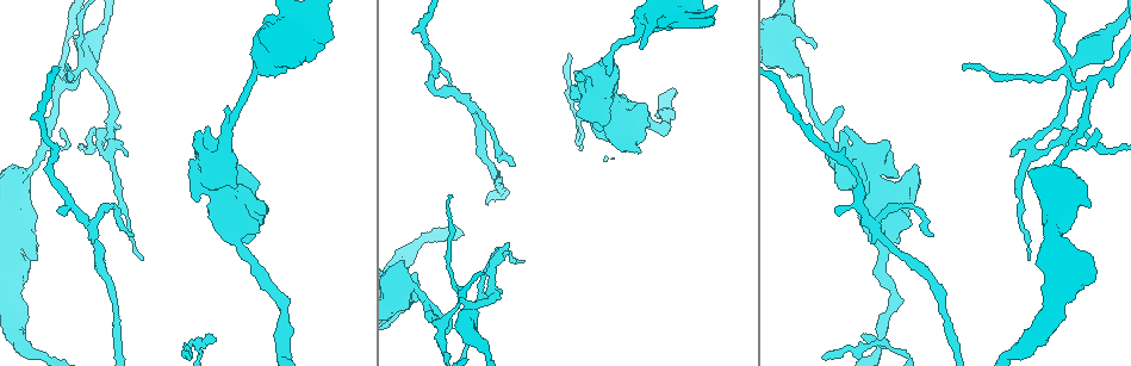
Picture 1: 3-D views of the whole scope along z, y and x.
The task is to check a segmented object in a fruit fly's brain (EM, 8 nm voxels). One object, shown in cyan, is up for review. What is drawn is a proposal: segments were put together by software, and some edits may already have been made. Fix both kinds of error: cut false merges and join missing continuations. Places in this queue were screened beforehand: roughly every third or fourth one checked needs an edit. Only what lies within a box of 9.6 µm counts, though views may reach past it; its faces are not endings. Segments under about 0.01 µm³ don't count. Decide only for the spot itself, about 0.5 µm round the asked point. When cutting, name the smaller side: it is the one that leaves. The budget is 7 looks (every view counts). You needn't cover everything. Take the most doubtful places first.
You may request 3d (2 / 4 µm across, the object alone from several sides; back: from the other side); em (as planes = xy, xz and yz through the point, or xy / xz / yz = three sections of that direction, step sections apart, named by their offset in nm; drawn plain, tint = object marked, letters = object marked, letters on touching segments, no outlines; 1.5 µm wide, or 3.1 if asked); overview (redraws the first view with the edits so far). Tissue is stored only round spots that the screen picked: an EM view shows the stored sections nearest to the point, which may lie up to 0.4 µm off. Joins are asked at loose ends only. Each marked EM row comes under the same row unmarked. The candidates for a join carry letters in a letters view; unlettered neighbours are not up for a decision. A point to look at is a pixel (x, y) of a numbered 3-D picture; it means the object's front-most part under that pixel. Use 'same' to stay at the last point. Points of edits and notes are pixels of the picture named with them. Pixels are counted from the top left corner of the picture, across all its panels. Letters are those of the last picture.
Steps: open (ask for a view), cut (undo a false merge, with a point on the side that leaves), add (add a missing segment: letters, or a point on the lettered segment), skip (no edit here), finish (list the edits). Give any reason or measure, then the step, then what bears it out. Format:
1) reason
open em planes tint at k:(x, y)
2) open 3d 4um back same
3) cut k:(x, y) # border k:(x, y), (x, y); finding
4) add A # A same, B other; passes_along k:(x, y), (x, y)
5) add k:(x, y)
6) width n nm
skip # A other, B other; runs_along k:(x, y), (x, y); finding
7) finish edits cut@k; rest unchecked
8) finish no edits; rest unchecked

four or more arms meet
open 3d 4um at 1:(1065, 69)

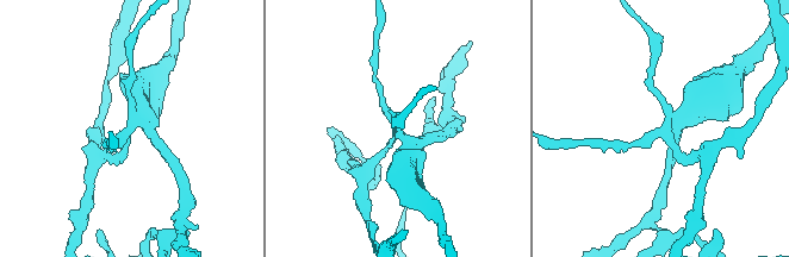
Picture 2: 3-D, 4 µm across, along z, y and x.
need the tissue
open em planes letters at 2:(130, 134)

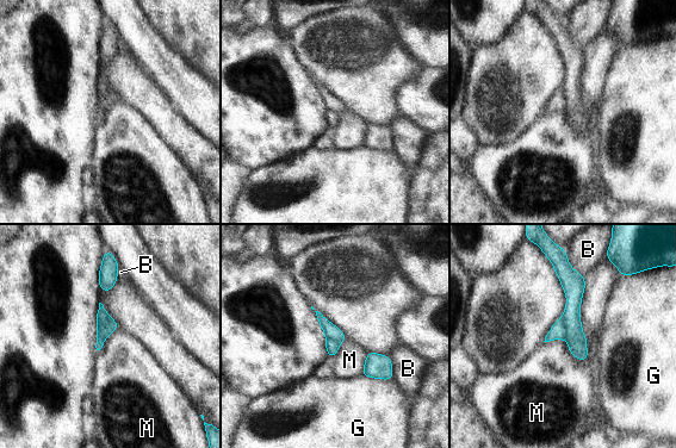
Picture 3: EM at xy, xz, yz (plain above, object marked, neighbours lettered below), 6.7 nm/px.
cut 3:(101, 315) # B other, G other, M other; border 3:(109, 317), (100, 334), (103, 340); a second cell is stuck on

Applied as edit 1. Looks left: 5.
open overview

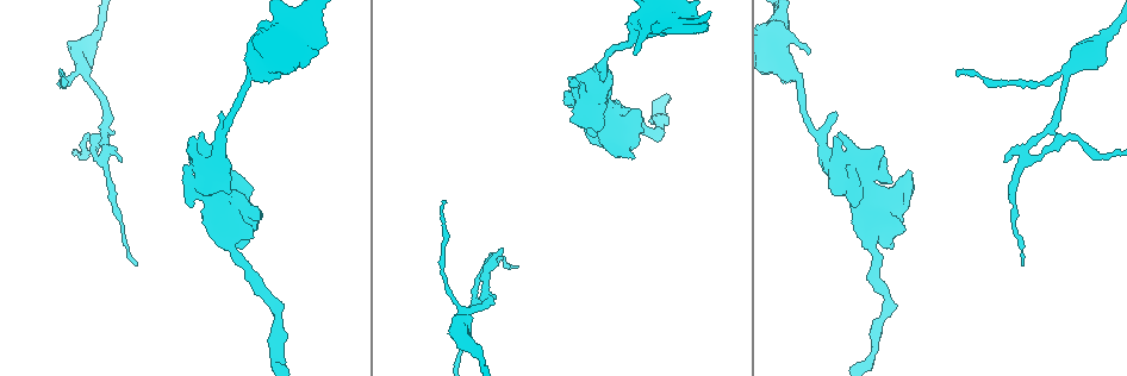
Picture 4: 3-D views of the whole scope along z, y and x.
stops while still wide
open 3d 2um at 4:(571, 80)

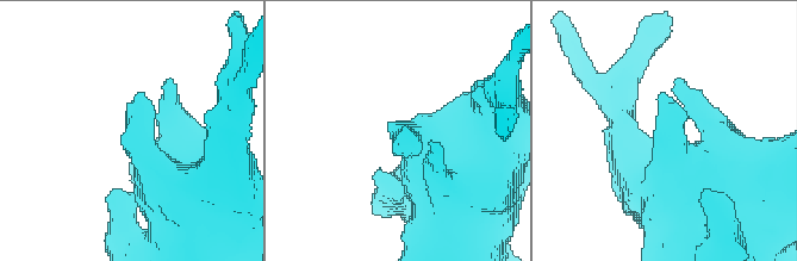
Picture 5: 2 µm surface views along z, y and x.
need the tissue
open em xy step 8 letters at 5:(129, 104)

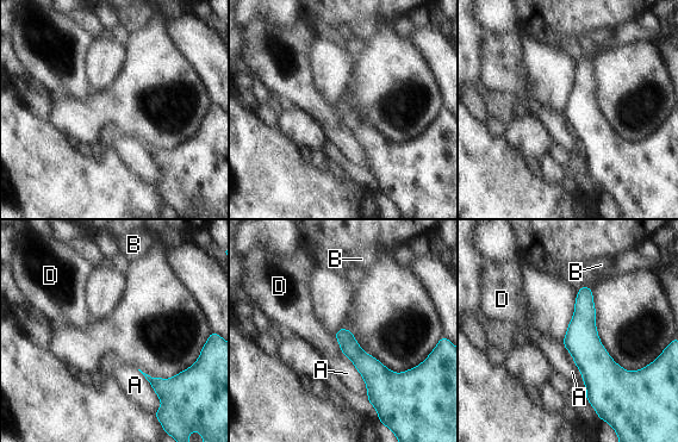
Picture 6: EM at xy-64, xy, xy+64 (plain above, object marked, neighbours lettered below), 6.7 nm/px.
open em xz step 4 letters same

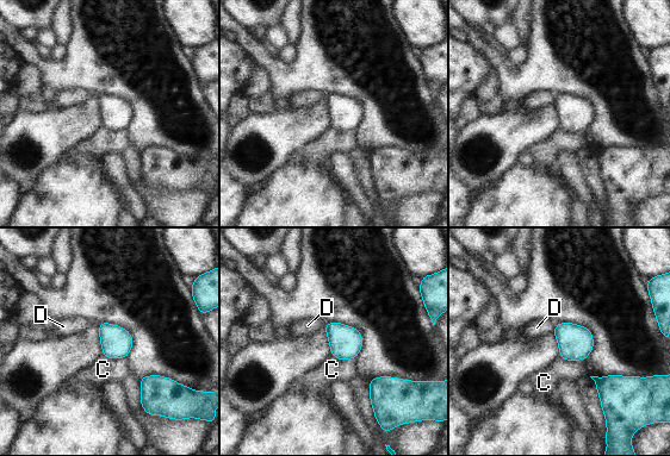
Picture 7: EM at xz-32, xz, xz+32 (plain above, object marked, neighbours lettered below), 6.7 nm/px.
longest_contact C 110 nm
skip # C other, D other; border 7:(332, 355), (346, 361); none of them fits

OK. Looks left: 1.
finish edits cut@3; rest unchecked

